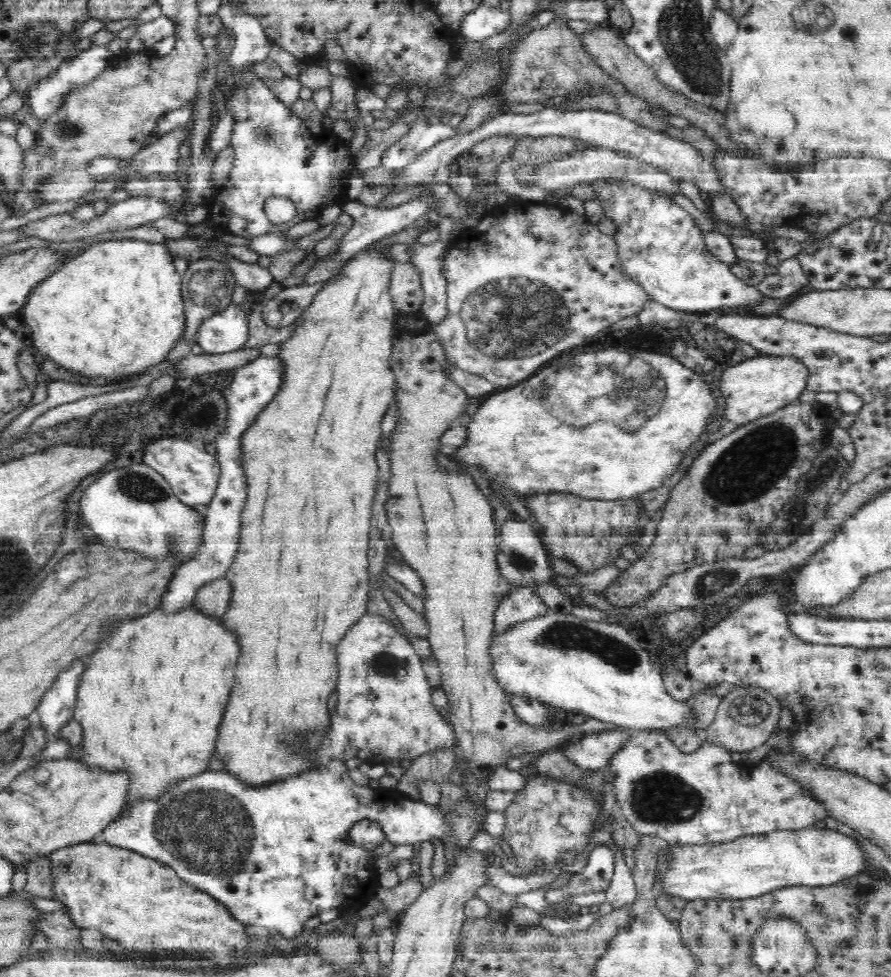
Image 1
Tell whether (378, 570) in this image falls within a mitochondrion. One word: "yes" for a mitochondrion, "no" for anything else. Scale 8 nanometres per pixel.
no

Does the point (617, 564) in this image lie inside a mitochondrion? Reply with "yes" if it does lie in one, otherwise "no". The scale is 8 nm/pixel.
no

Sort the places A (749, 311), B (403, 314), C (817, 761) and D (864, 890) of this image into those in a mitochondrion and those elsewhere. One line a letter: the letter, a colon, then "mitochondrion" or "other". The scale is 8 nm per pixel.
A: other
B: other
C: other
D: mitochondrion

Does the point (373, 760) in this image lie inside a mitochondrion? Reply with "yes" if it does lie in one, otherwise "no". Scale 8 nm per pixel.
no

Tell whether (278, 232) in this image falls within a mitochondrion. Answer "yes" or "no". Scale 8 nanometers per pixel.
no

